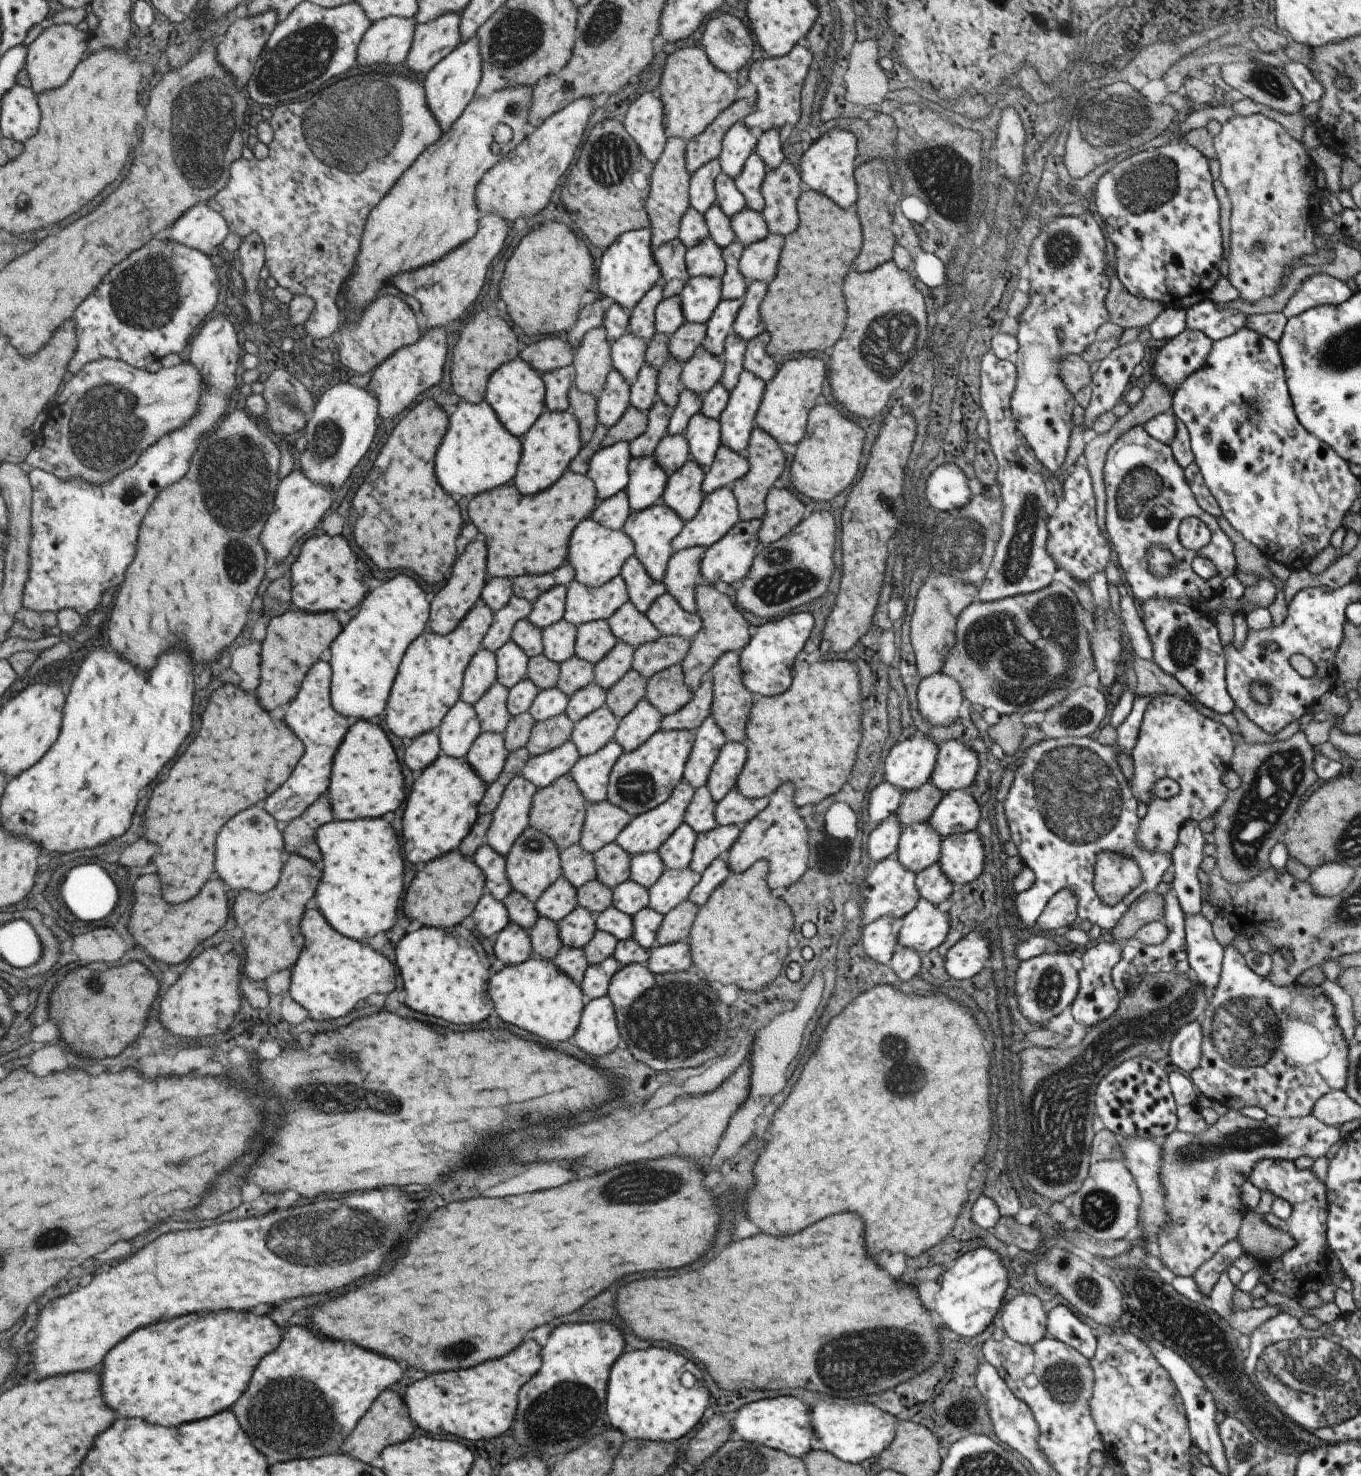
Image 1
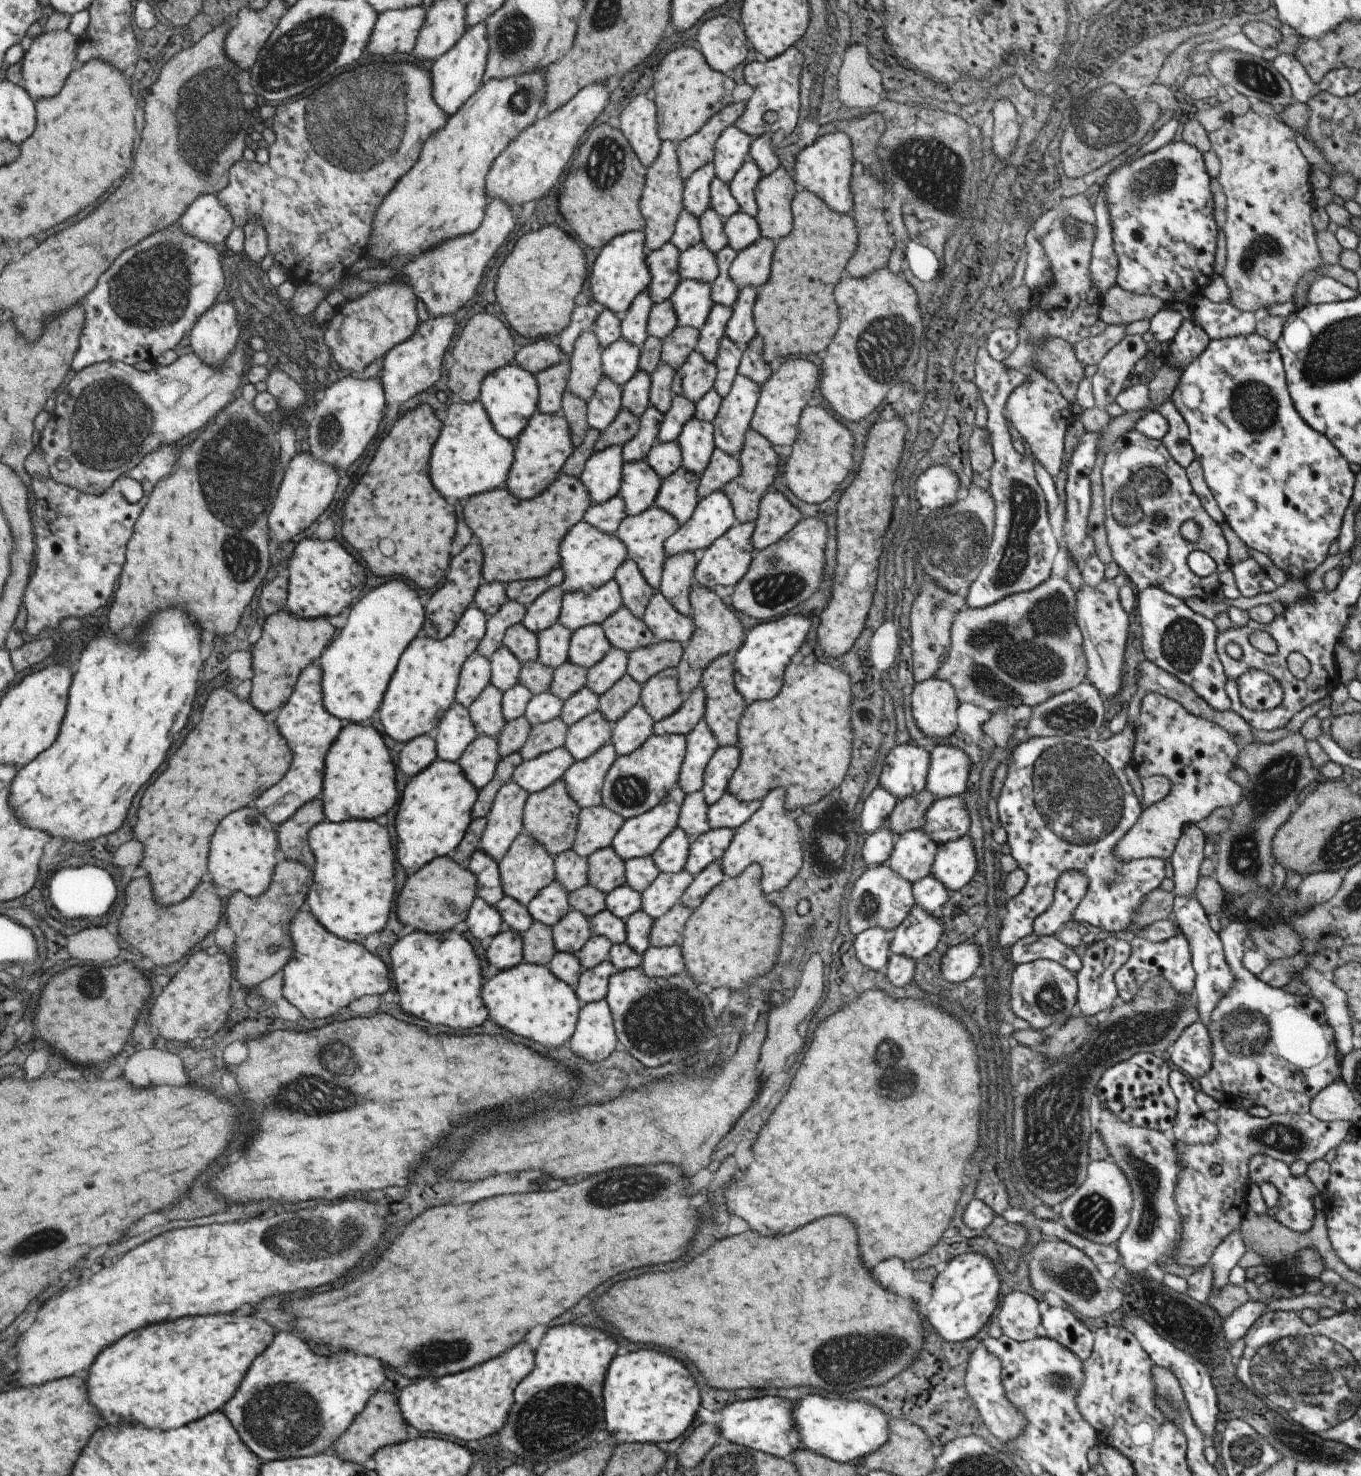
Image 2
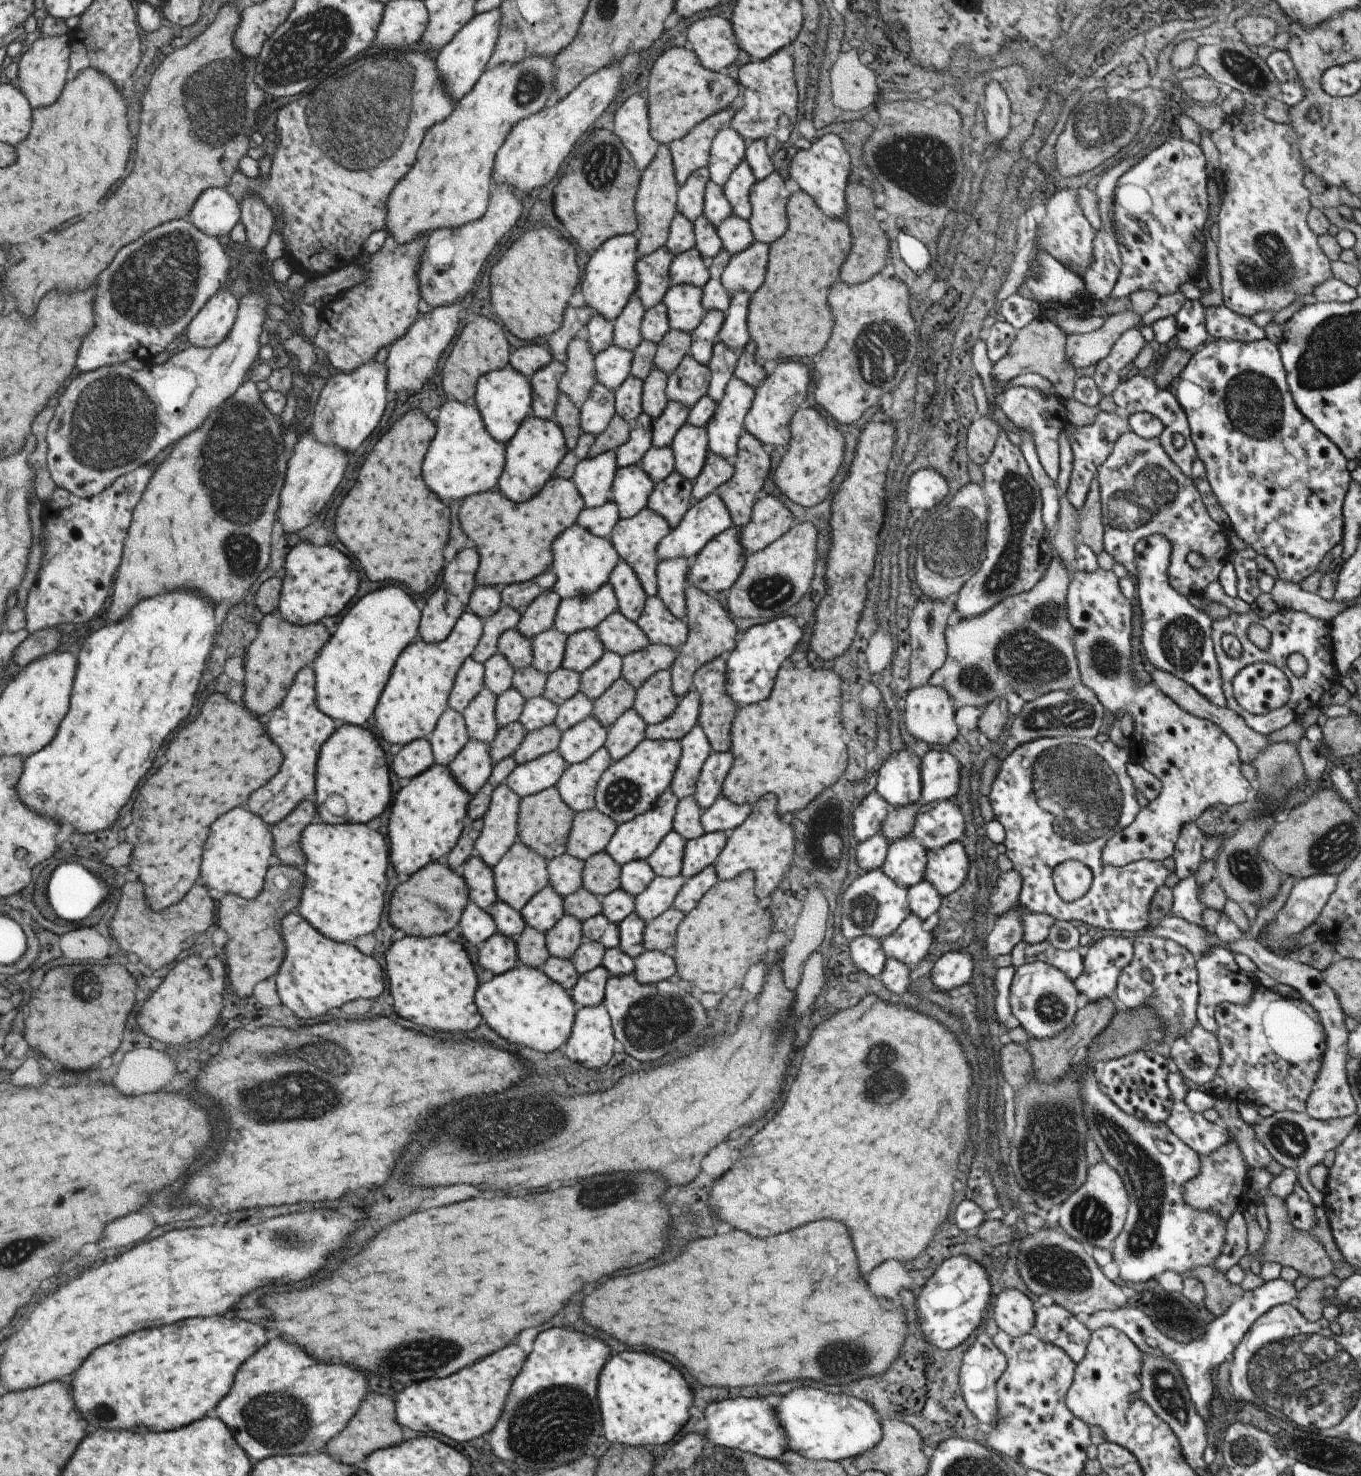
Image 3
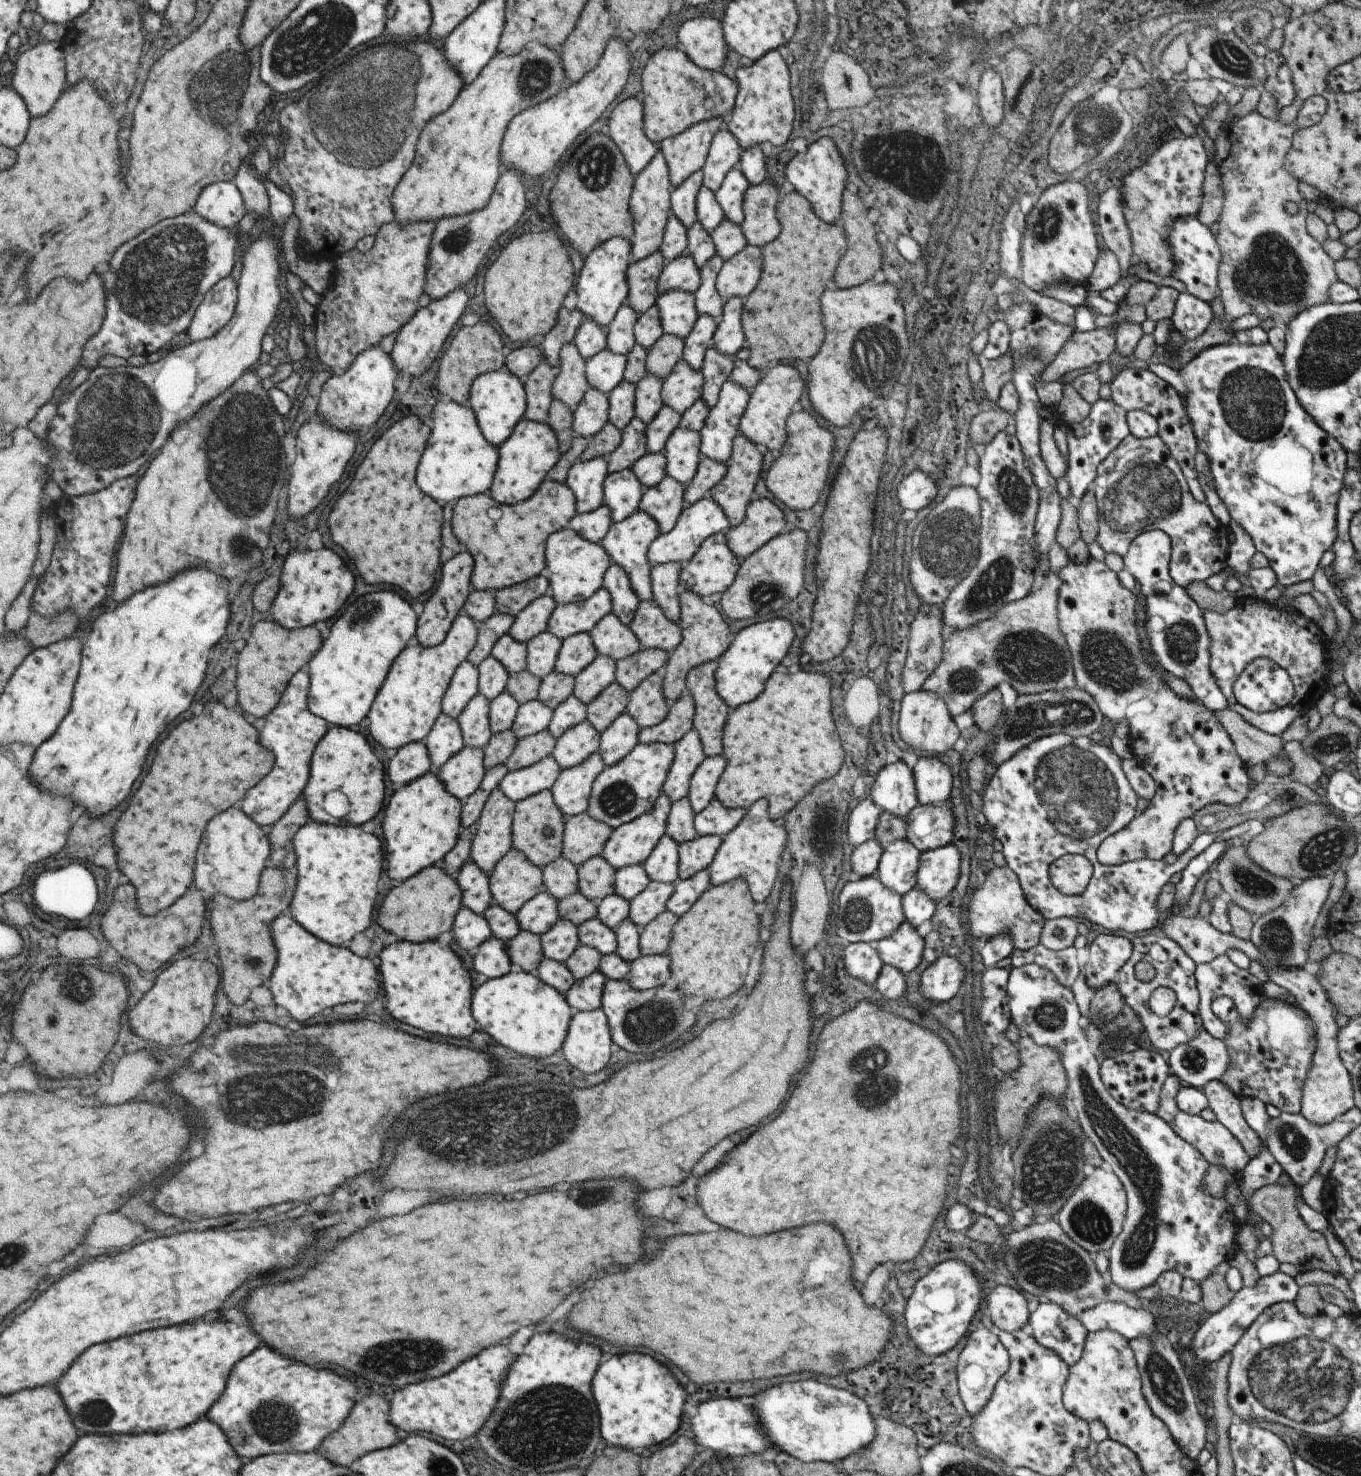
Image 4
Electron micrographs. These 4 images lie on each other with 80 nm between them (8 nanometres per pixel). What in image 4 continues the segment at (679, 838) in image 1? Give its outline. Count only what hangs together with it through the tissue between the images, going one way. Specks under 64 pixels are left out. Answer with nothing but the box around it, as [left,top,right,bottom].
[642,835,678,883]

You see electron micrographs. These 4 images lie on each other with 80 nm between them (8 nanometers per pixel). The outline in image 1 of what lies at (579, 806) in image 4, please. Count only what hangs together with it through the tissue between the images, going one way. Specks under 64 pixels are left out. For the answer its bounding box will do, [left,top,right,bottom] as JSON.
[567,740,623,806]

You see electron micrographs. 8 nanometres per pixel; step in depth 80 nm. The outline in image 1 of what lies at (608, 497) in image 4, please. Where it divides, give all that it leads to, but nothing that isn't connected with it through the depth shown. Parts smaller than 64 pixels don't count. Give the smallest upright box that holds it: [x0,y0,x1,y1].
[627,458,667,512]

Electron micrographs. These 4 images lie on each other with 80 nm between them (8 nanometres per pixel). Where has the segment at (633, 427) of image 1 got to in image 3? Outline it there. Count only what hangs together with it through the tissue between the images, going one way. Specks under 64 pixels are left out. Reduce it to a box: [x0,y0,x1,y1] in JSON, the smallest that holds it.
[587,413,633,457]

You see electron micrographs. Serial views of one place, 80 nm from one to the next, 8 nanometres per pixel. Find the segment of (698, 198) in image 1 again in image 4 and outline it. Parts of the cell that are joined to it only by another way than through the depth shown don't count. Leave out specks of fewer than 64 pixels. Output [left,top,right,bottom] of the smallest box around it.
[670,169,702,229]

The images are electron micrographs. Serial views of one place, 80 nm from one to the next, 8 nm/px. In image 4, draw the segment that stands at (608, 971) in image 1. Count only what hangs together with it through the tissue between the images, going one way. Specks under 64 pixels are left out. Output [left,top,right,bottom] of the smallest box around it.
[563,969,605,1011]

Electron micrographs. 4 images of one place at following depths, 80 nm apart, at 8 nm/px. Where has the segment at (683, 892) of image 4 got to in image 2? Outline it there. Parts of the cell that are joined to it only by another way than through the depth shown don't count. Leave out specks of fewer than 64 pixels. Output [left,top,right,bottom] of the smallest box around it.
[678,860,725,909]

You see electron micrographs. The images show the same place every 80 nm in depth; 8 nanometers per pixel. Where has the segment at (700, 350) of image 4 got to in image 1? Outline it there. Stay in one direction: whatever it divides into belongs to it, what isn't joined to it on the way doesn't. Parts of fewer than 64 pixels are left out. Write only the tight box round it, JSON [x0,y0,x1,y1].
[701,299,742,357]

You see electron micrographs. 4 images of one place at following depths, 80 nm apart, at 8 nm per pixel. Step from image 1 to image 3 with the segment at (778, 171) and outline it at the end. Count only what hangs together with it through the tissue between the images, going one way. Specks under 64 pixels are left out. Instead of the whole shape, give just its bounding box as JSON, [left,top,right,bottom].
[747,170,790,244]

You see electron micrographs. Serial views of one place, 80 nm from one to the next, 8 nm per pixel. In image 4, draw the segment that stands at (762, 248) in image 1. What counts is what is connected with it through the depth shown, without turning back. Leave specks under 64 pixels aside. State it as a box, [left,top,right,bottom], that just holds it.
[715,245,761,301]

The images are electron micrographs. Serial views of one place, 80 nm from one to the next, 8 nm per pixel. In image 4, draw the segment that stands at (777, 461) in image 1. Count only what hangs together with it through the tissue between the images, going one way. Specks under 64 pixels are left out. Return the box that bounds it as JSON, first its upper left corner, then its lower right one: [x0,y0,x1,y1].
[708,434,763,526]

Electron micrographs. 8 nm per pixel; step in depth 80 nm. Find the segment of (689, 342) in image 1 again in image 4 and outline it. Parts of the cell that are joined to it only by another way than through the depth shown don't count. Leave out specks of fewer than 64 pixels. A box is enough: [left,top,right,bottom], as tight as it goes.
[646,333,684,380]

